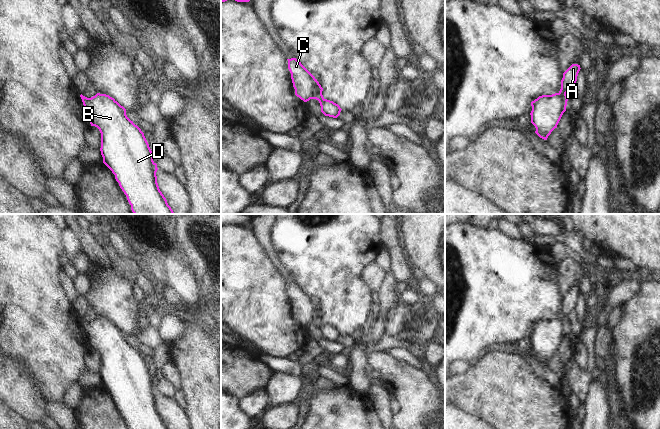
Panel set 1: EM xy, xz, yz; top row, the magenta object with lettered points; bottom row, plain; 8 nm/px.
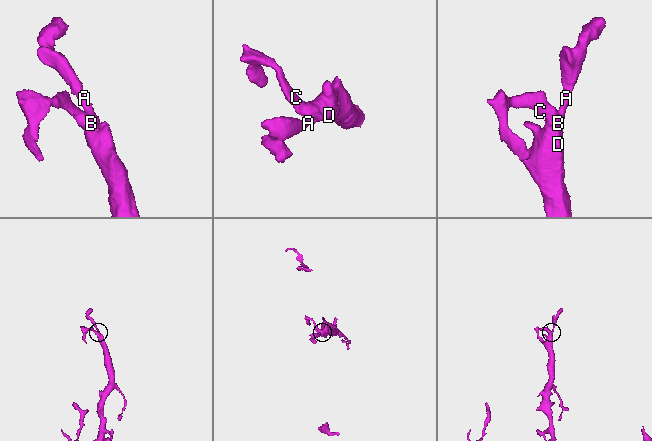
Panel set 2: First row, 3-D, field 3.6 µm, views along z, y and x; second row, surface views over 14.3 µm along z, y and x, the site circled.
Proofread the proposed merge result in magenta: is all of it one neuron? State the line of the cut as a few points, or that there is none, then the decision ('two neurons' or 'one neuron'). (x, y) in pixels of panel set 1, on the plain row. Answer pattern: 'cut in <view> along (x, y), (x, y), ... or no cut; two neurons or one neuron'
no cut; one neuron

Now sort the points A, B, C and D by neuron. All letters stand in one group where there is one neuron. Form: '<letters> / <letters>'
A B C D

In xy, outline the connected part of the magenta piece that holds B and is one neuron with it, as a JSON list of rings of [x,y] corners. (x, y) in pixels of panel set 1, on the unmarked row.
[[[97,317],[91,322],[80,319],[87,342],[91,350],[95,350],[101,357],[101,379],[103,387],[115,399],[116,405],[127,421],[130,429],[168,429],[166,422],[159,413],[156,396],[157,388],[153,385],[153,377],[141,353],[126,339],[126,333],[114,322],[106,318]]]

